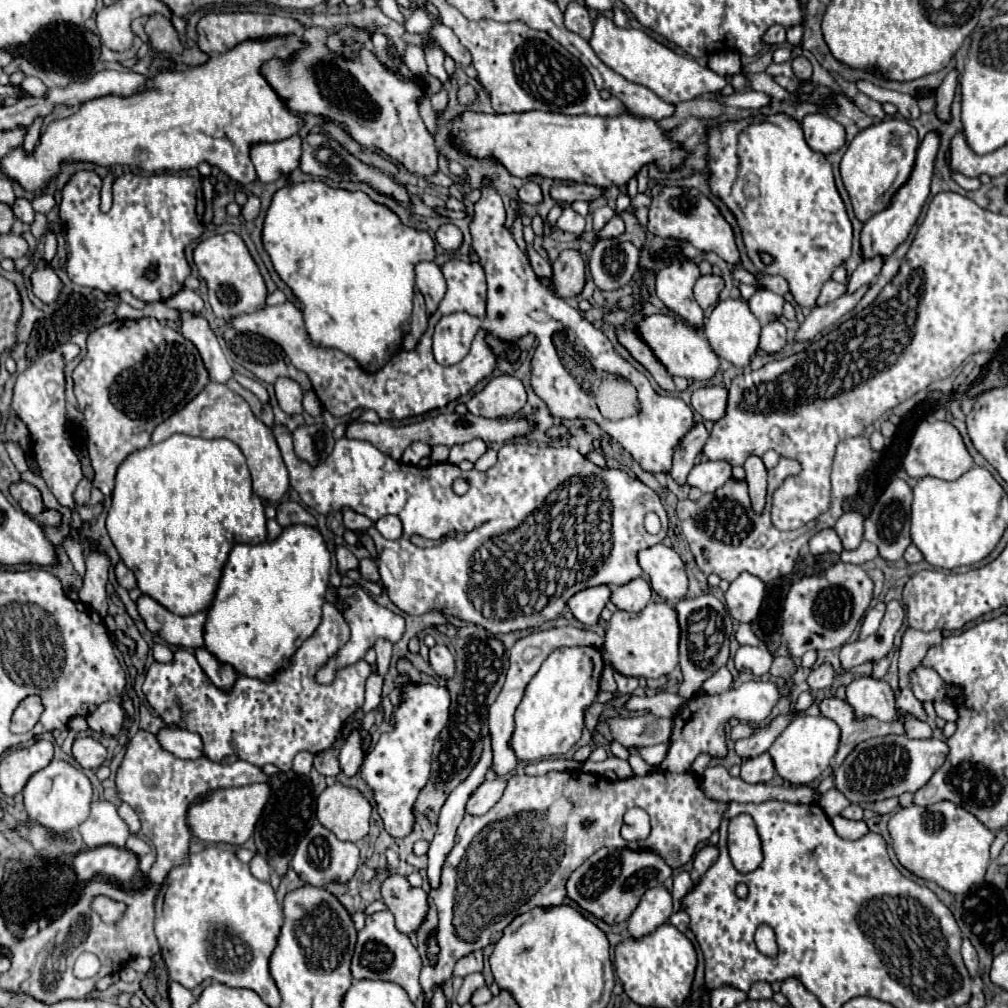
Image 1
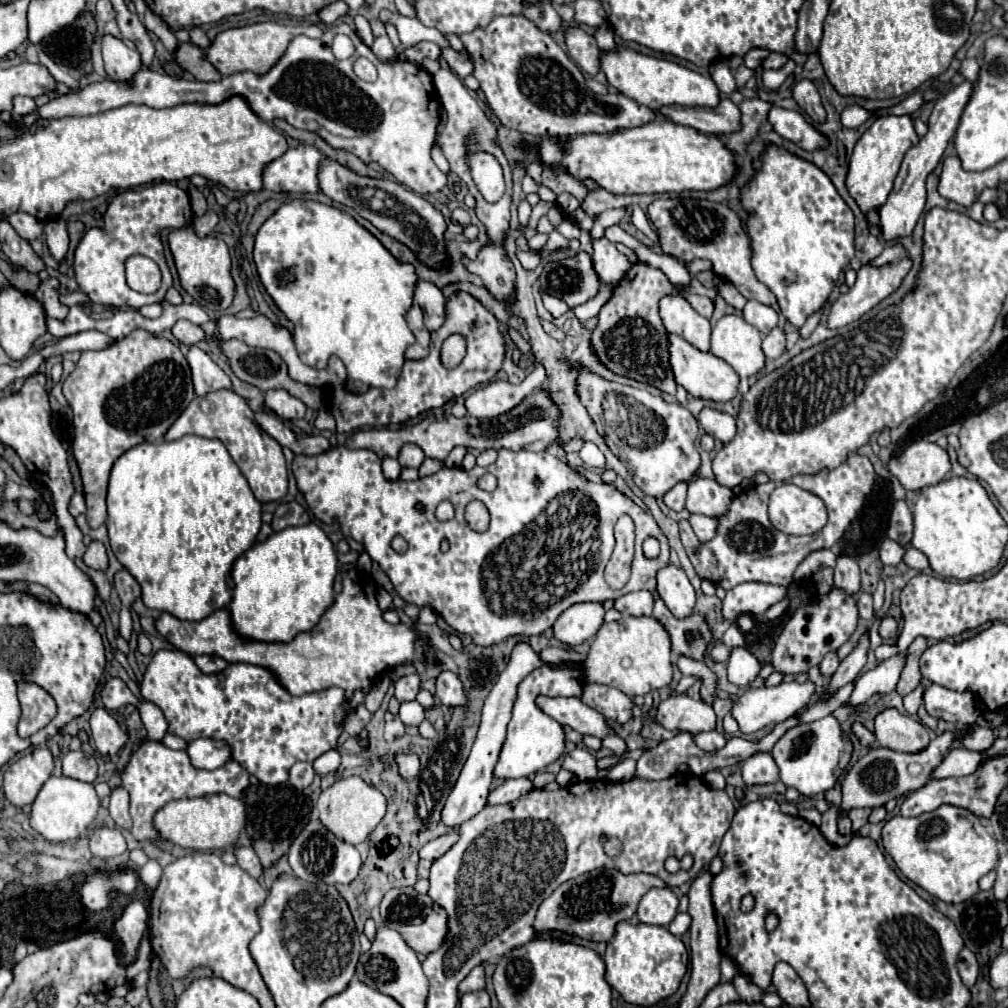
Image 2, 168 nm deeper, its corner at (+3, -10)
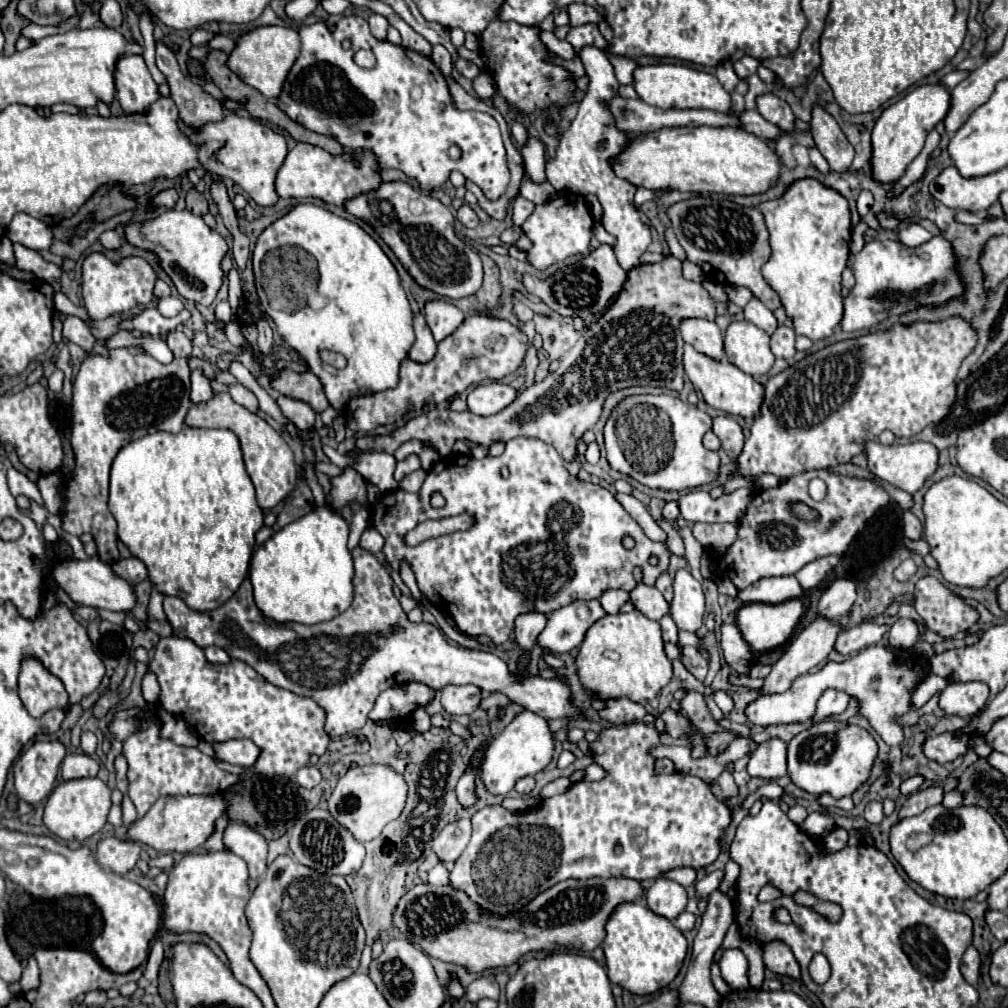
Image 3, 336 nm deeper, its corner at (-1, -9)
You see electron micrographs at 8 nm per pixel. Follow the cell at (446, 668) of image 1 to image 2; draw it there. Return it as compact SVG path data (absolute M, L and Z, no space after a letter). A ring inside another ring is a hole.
M442 671L438 675L438 679L436 679L436 695L442 701L442 705L446 705L446 707L460 707L460 705L468 703L462 681L450 671Z

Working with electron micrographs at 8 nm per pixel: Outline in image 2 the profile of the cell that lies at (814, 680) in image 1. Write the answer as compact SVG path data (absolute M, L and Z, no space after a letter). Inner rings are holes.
M832 651L832 653L826 653L826 657L824 657L822 663L820 663L820 669L822 669L824 675L832 675L832 673L838 669L838 665L840 665L840 659L838 659L838 655Z

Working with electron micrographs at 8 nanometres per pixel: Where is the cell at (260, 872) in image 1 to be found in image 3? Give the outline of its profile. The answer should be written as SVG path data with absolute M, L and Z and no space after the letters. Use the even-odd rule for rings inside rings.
M228 824L224 830L224 844L236 856L244 858L250 870L250 878L258 880L266 872L266 840L246 824Z

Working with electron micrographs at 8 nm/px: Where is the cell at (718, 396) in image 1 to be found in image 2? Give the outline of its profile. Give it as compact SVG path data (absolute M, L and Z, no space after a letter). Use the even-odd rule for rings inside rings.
M702 409L700 413L700 425L708 435L712 435L720 443L730 443L736 435L736 419L720 413L716 409Z

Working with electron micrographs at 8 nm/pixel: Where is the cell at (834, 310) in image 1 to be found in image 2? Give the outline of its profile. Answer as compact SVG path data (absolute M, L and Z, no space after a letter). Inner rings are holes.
M902 257L900 261L886 263L886 265L880 265L880 267L874 267L870 263L862 265L858 269L858 277L856 277L854 287L850 287L848 293L840 295L836 299L836 303L832 305L830 315L828 315L828 327L830 329L838 329L838 327L844 327L848 323L858 321L864 313L868 313L872 307L876 307L882 299L886 299L888 295L892 295L894 291L898 291L898 287L902 285L902 281L904 281L904 277L908 275L910 269L912 269L912 259L910 257Z

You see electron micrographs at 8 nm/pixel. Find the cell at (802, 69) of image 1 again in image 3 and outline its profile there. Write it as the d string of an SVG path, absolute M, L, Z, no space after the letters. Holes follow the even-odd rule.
M814 104L810 128L812 128L812 138L818 146L818 150L830 164L830 170L844 172L852 164L854 148L846 140L844 132L836 124L836 120L824 108Z

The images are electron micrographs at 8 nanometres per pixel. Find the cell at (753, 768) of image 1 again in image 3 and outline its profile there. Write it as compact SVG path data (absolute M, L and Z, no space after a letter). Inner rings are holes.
M780 738L762 742L750 754L748 774L764 780L778 780L786 776L786 742Z

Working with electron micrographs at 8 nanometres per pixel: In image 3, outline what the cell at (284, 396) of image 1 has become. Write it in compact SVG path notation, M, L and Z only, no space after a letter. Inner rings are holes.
M278 396L278 406L282 408L284 416L298 428L298 430L310 430L312 424L314 424L314 418L316 418L316 412L300 402L300 400L292 400L288 396Z

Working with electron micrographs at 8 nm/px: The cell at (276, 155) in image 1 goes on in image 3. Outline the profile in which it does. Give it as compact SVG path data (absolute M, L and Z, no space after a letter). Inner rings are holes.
M298 142L288 152L284 164L278 170L276 192L282 198L308 198L308 196L312 196L312 198L320 198L320 200L334 204L334 206L342 206L346 200L358 196L360 192L368 192L382 182L380 176L376 174L376 168L378 168L376 158L366 150L354 150L350 154L332 156L318 146ZM354 158L360 160L358 168L352 164Z

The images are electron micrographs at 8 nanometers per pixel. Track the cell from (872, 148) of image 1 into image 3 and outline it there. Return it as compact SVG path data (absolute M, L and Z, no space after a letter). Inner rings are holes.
M940 84L920 86L896 104L888 106L872 130L872 180L880 180L880 184L892 184L900 180L906 172L906 166L920 154L928 130L944 120L948 108L950 92Z

